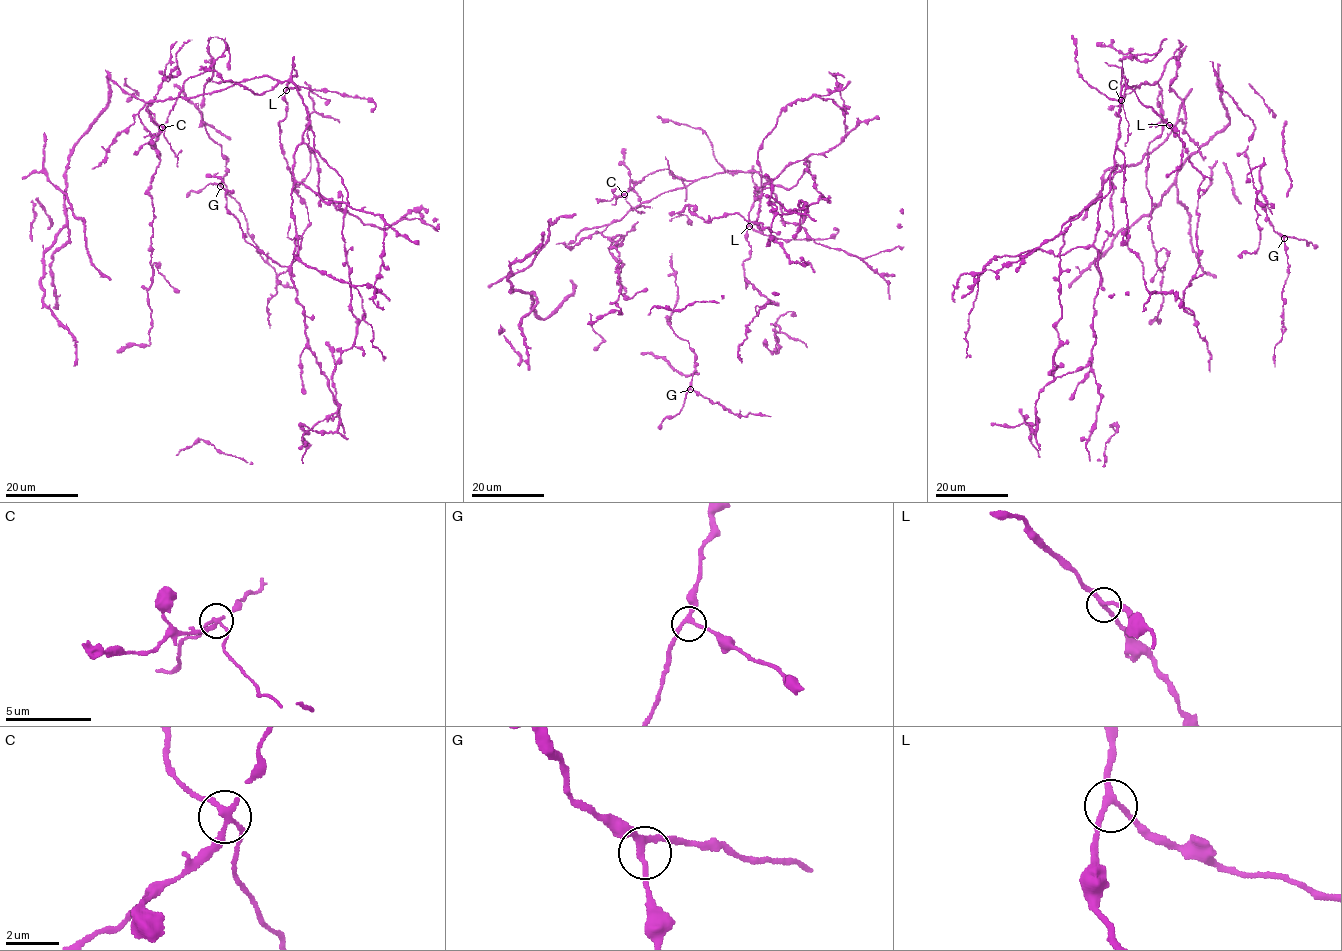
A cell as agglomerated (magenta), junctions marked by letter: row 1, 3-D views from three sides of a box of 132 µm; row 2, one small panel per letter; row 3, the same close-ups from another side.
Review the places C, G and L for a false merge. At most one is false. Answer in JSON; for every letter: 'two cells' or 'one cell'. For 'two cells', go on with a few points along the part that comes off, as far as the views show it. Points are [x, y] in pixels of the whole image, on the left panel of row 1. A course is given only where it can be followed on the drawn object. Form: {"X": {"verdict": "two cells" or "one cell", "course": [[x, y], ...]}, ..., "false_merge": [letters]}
{"C": {"verdict": "two cells", "course": [[162, 128], [177, 158], [177, 166]]}, "G": {"verdict": "one cell"}, "L": {"verdict": "one cell"}, "false_merge": ["C"]}

